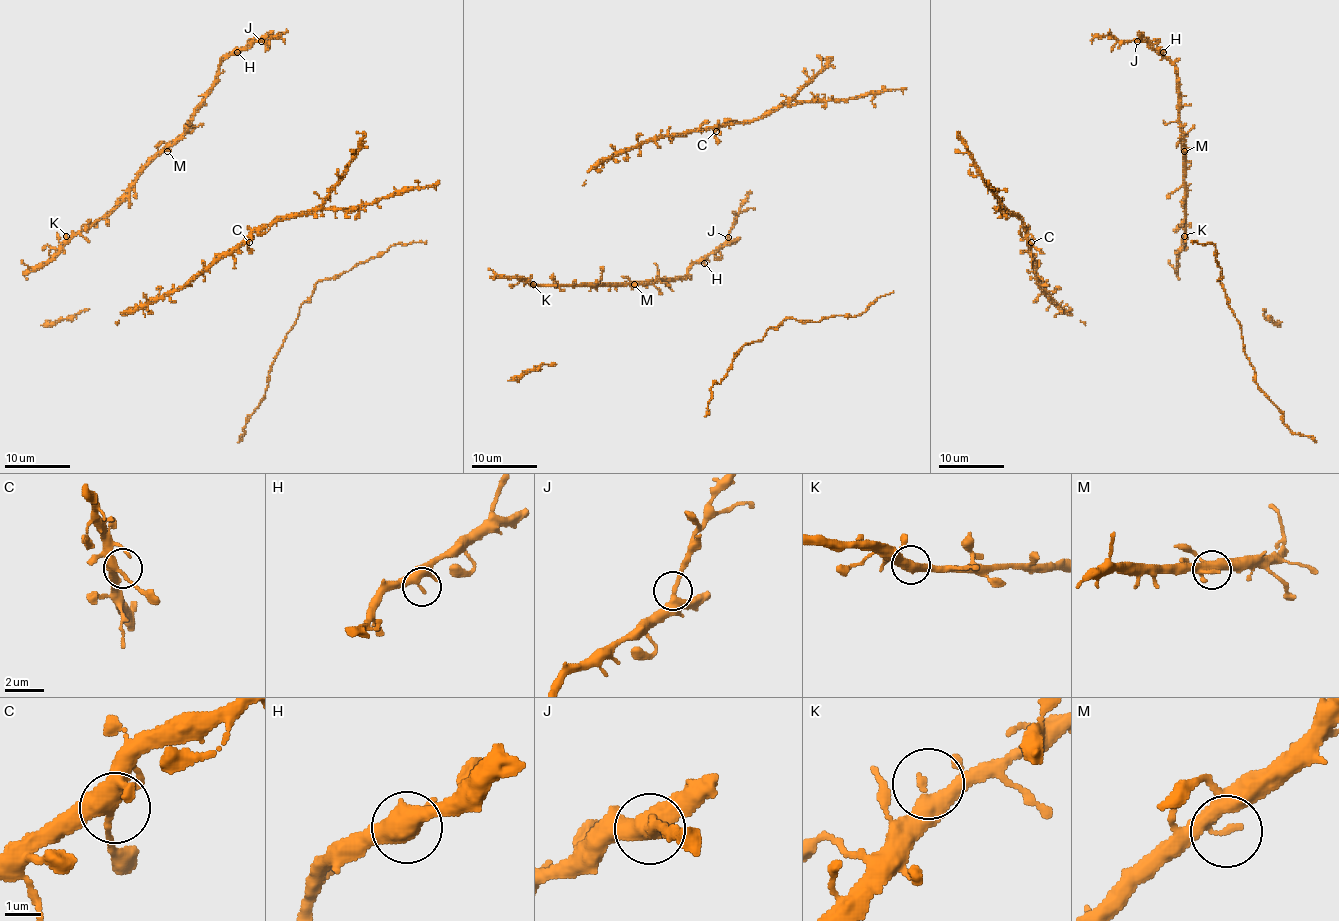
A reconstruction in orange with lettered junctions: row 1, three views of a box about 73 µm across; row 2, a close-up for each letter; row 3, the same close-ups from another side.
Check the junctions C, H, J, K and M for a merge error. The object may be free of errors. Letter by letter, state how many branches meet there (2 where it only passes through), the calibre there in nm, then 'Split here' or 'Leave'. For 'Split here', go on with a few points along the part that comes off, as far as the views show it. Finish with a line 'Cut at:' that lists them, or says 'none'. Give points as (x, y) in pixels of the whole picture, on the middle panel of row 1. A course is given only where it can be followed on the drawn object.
C: Branches: 3. Thickness 320 nm. Leave
H: Branches: 2. Thickness 400 nm. Leave
J: Branches: 2. Thickness 360 nm. Split here. Course of the part to remove: (727, 237), (740, 203), (752, 192)
K: Branches: 2. Thickness 360 nm. Leave
M: Branches: 2. Thickness 320 nm. Leave
Cut at: J

